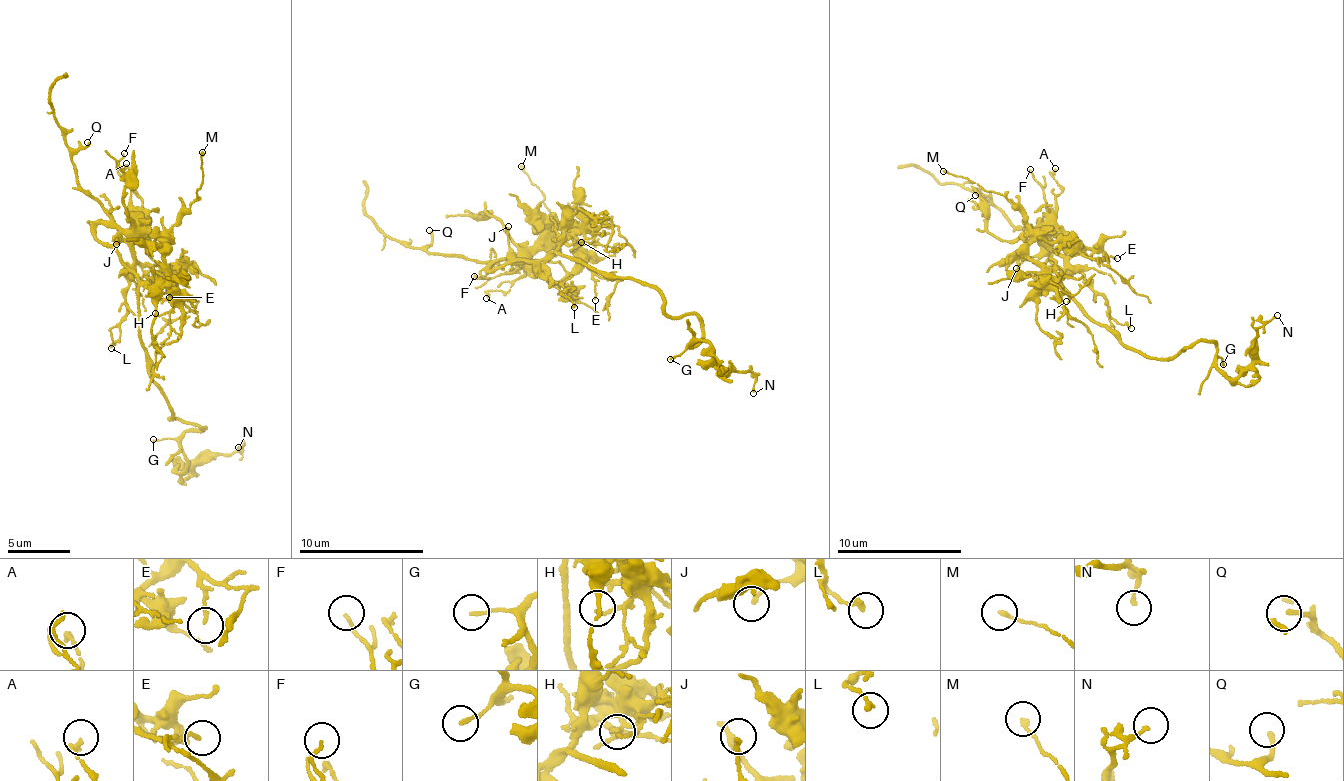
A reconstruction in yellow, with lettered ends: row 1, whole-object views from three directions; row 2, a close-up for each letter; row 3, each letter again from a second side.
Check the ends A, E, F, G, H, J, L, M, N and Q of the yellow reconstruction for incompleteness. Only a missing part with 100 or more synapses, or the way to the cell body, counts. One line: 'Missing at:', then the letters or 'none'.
Missing at: none

